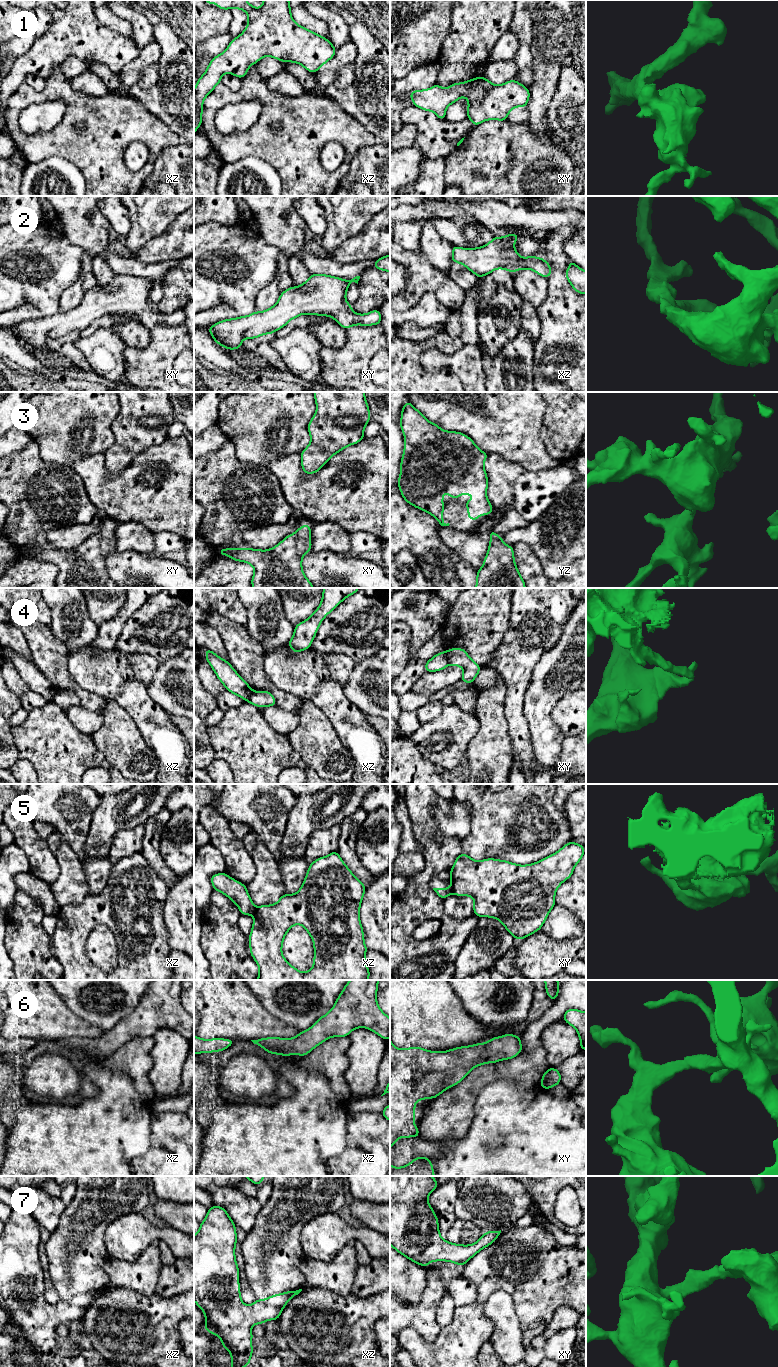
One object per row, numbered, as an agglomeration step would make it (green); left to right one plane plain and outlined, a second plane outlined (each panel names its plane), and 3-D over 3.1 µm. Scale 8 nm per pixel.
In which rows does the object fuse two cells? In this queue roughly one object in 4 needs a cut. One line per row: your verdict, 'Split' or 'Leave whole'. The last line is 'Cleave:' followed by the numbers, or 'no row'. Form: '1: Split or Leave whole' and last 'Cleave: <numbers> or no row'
1: Leave whole
2: Leave whole
3: Leave whole
4: Split
5: Split
6: Leave whole
7: Leave whole
Cleave: 4, 5

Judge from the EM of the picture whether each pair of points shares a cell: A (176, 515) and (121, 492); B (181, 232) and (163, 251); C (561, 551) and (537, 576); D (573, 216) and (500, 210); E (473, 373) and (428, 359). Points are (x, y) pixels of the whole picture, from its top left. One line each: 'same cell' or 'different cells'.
A: same cell
B: same cell
C: different cells
D: same cell
E: same cell

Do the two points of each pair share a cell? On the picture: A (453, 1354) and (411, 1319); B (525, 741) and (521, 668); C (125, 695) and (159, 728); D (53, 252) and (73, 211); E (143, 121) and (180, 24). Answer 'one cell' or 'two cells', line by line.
A: two cells
B: one cell
C: one cell
D: two cells
E: two cells

